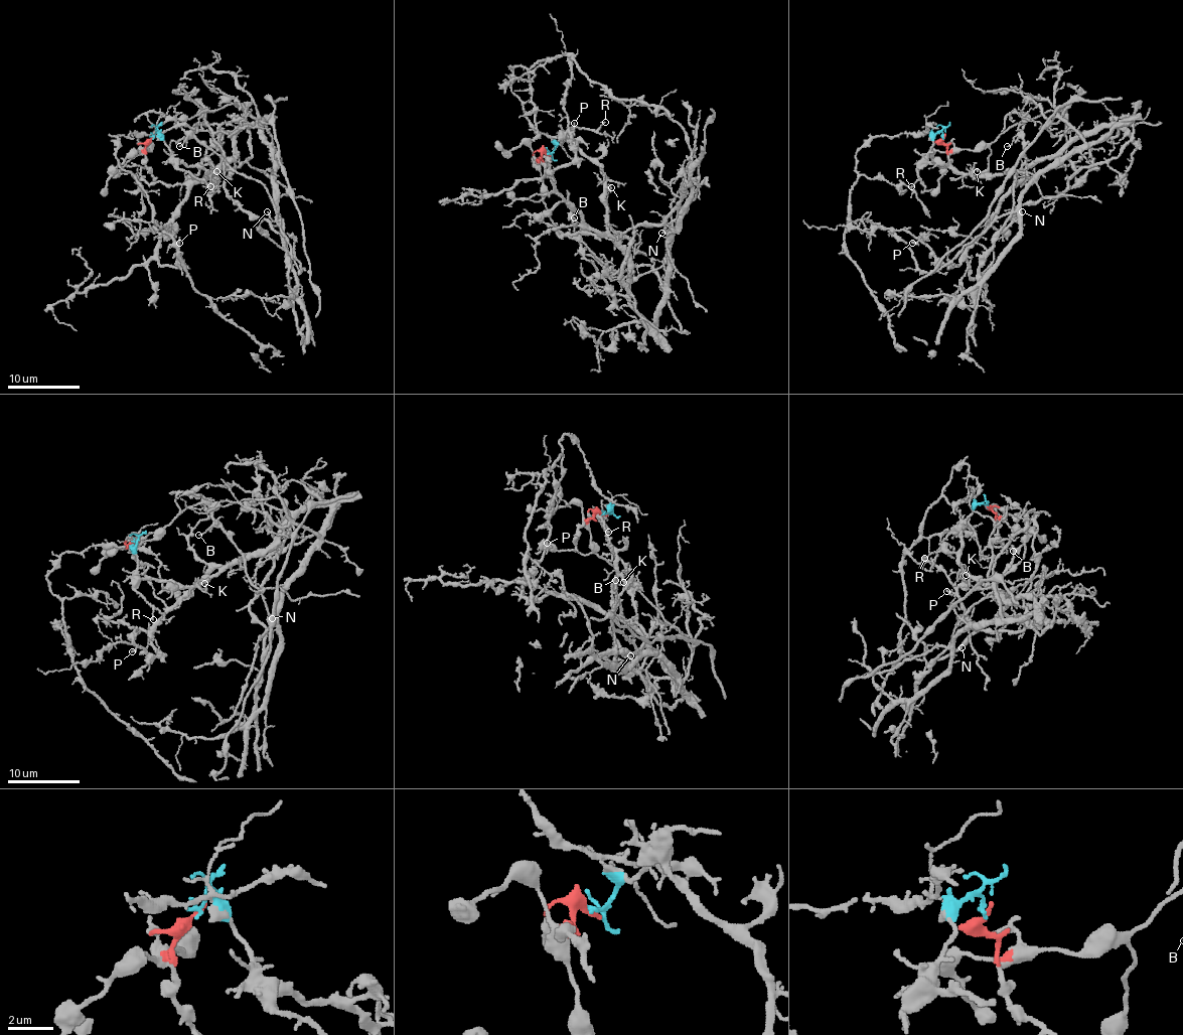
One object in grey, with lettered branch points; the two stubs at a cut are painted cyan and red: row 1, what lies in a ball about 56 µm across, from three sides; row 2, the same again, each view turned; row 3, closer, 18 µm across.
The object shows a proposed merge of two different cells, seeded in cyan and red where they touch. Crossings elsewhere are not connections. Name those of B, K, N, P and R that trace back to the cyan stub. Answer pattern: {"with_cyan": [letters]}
{"with_cyan": ["K", "N", "P", "R"]}

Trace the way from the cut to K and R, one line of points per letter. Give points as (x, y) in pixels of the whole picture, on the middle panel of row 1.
K: (548, 155), (570, 138), (600, 167), (603, 181), (611, 187)
R: (548, 155), (575, 128), (596, 130), (605, 122)

